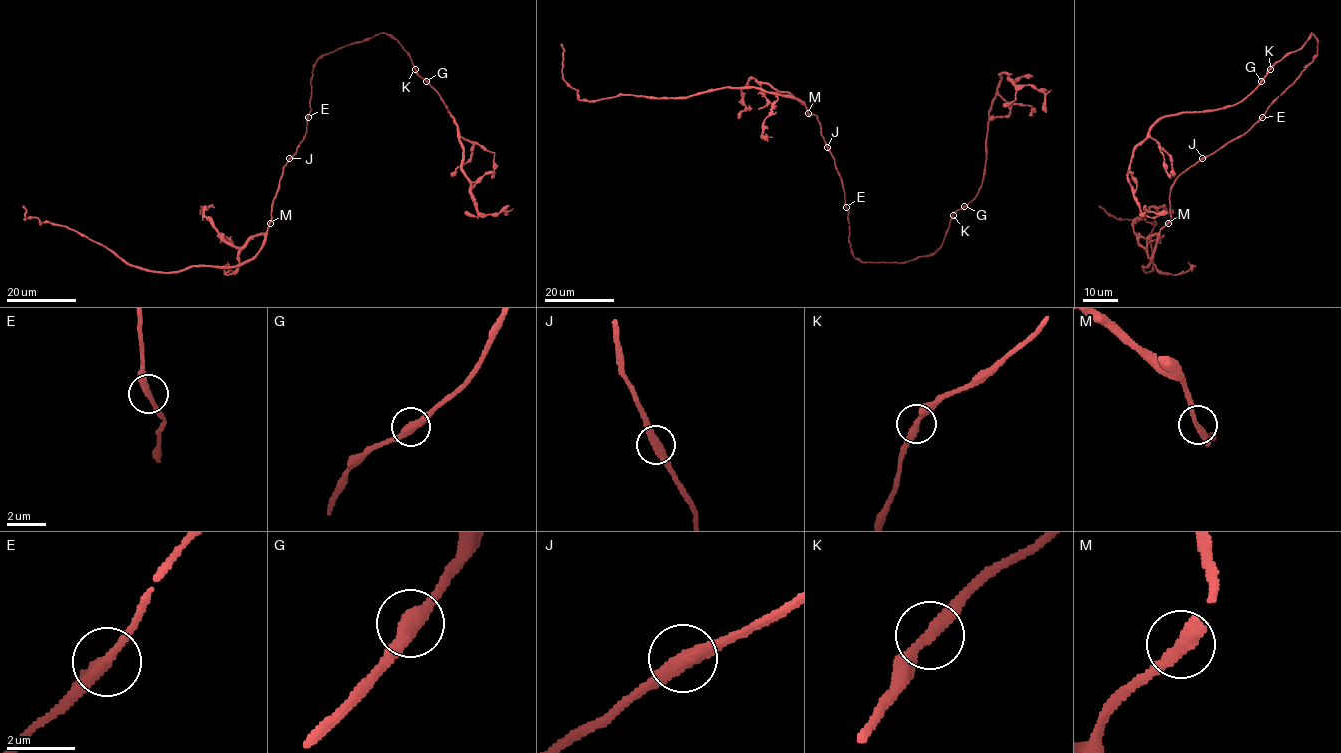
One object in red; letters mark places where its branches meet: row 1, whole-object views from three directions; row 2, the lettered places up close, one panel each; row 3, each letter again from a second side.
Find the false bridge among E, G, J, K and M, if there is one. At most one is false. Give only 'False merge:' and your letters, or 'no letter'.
False merge: no letter

